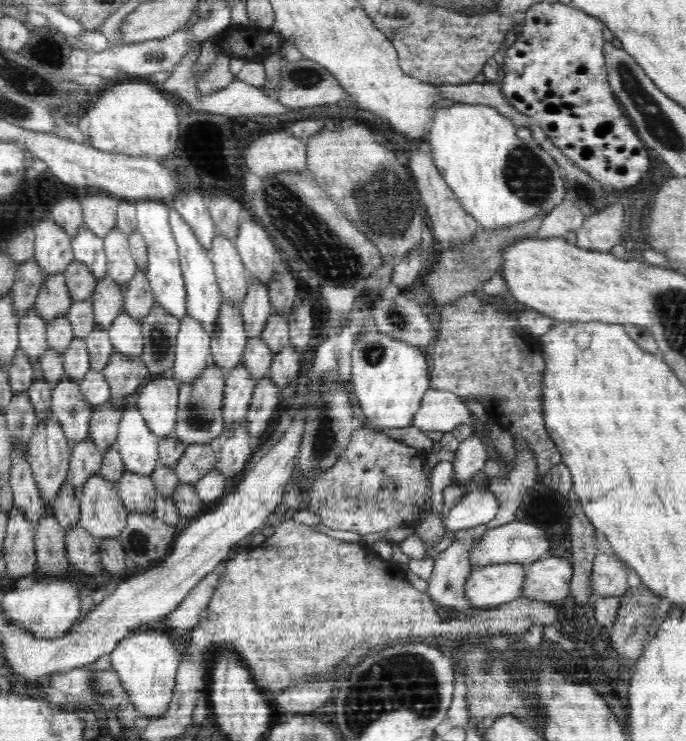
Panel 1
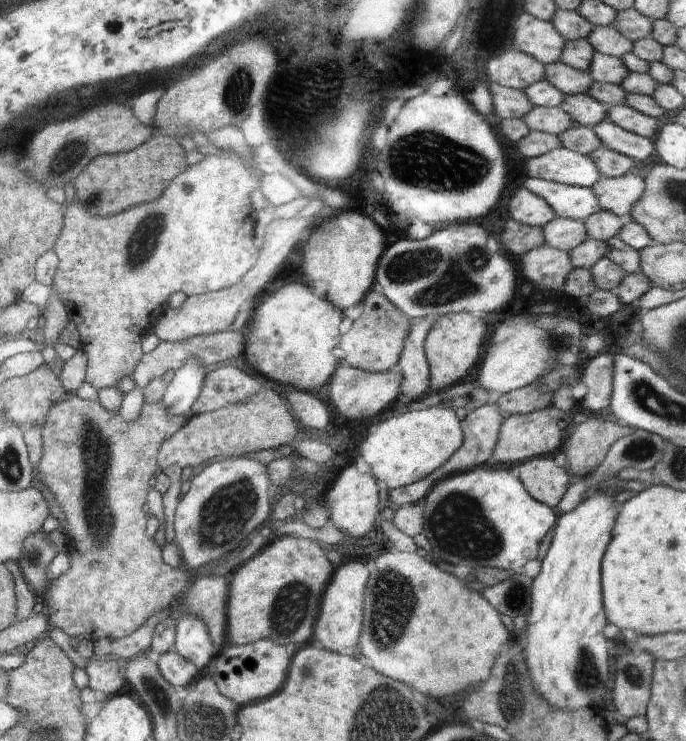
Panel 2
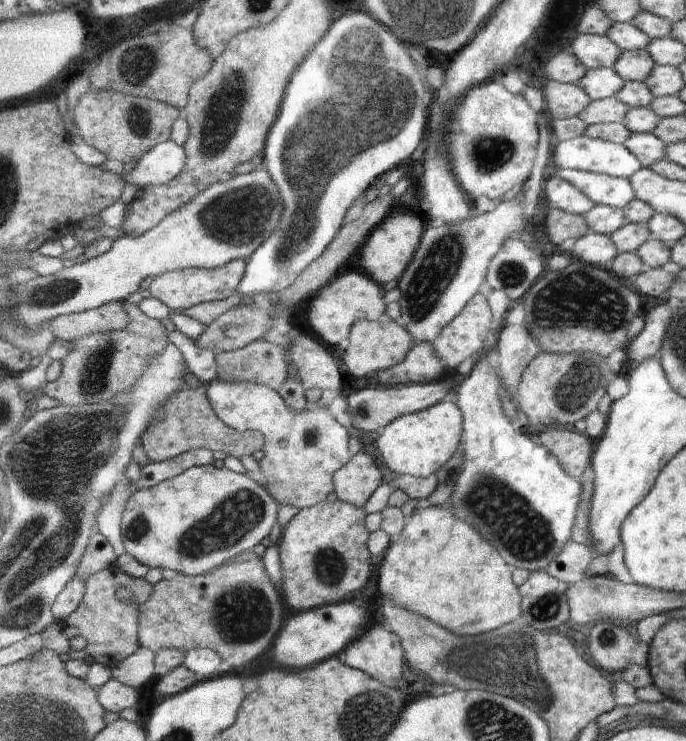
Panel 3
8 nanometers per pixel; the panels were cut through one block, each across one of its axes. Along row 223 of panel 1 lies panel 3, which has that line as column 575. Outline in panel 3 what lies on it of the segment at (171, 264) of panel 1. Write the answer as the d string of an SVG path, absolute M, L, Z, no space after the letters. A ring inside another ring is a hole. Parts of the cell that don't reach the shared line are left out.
M578 136L560 141L552 152L554 163L562 169L577 169L629 179L642 164L624 145L595 137Z

